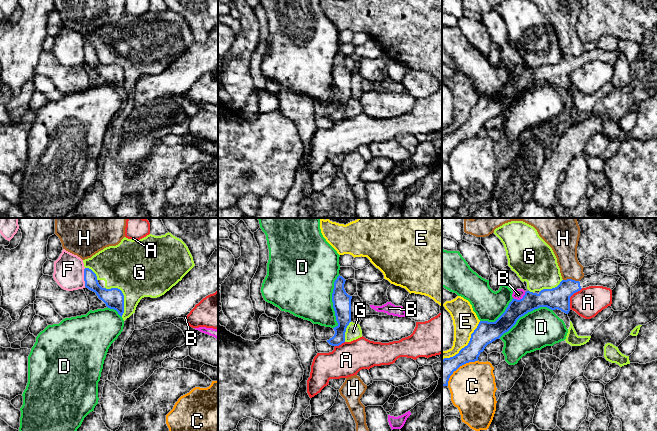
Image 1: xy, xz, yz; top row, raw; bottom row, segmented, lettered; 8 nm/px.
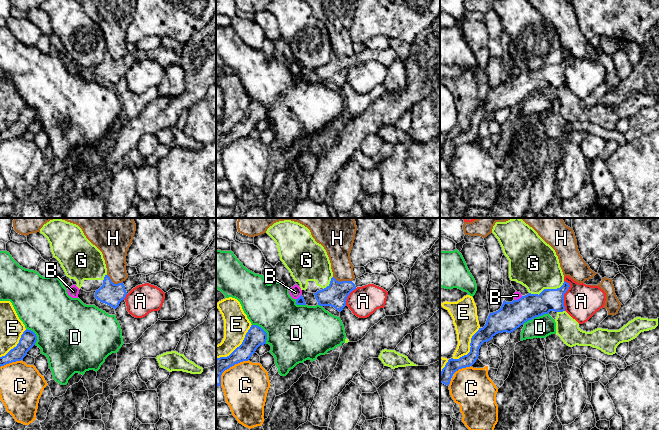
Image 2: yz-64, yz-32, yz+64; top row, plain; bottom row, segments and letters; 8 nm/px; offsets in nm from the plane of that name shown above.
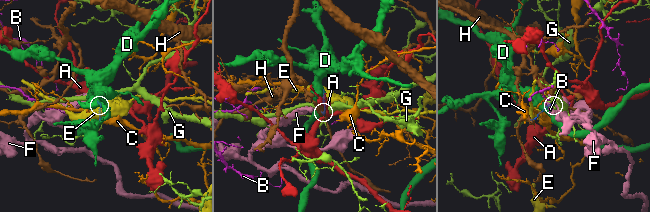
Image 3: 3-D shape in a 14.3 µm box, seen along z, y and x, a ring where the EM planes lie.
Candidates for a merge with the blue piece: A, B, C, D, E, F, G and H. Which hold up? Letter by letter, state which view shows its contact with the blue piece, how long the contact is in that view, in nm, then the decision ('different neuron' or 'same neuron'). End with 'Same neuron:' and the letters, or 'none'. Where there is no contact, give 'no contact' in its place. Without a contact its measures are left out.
A: yz | 200 nm | different neuron
B: yz | 130 nm | different neuron
C: yz | 320 nm | different neuron
D: xz | 440 nm | different neuron
E: yz | 440 nm | different neuron
F: xy | 150 nm | different neuron
G: xy | 280 nm | different neuron
H: yz | 130 nm | different neuron
Same neuron: none

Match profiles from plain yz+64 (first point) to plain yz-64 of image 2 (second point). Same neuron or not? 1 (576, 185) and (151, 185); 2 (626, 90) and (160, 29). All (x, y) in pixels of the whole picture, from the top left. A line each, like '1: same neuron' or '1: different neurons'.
1: different neurons
2: different neurons

